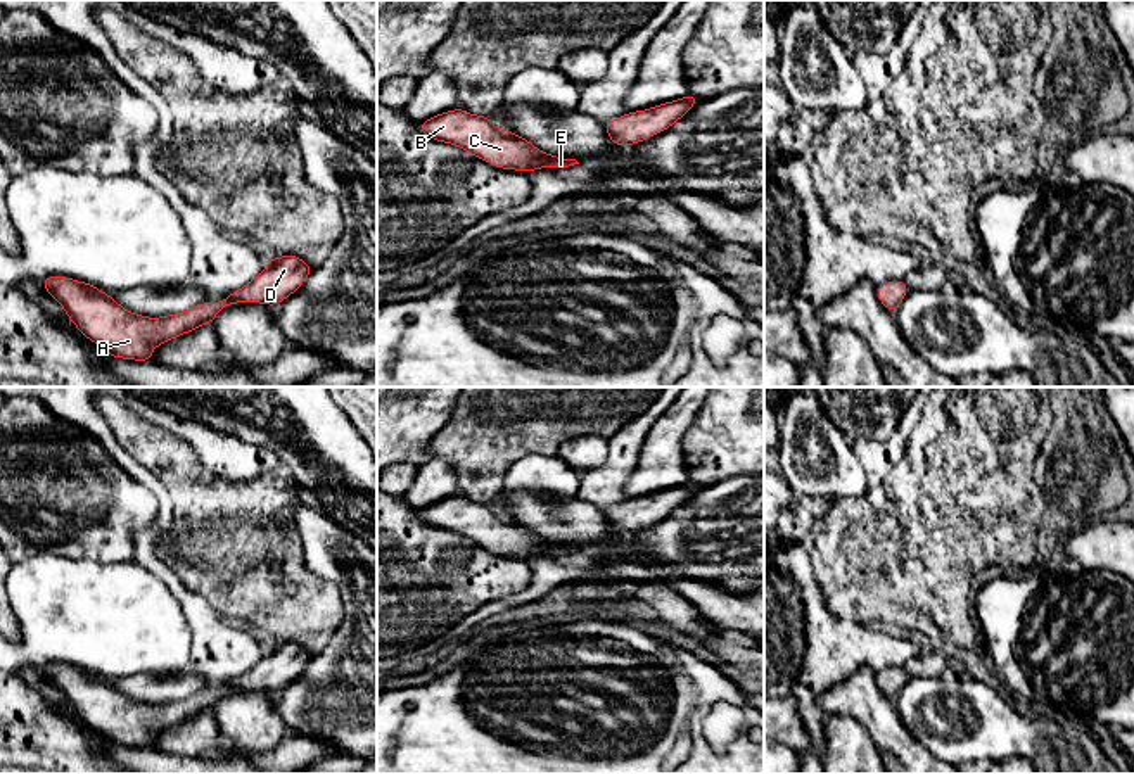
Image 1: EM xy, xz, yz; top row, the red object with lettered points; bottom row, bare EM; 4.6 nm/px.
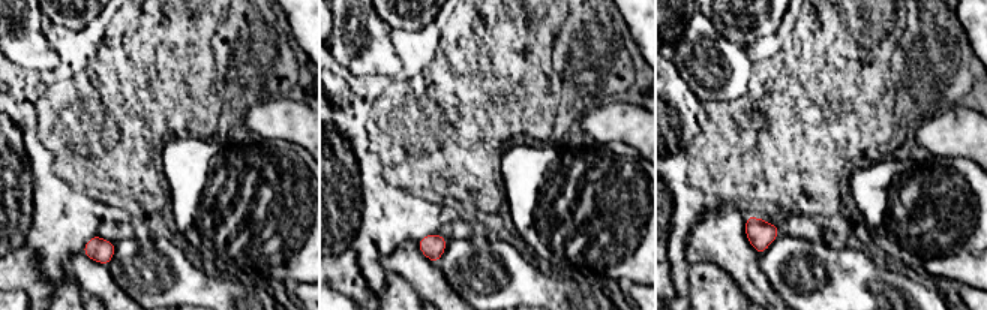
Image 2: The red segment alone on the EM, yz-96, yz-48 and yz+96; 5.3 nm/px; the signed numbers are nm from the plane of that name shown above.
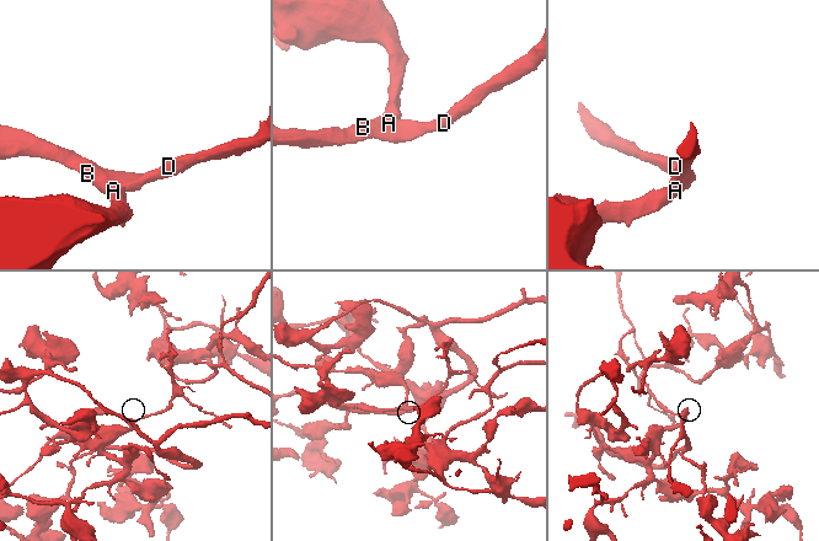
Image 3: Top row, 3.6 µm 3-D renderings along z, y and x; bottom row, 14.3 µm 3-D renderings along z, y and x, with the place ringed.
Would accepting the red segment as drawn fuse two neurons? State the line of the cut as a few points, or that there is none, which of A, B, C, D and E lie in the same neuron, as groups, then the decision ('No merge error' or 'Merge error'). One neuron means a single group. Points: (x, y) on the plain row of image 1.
No split. Groups: A B C D E. No merge error

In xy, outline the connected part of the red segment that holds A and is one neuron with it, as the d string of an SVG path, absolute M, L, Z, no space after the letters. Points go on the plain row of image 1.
M294 641L270 644L258 663L223 688L201 689L185 700L159 705L135 701L86 669L69 663L45 663L40 669L78 719L104 739L121 746L152 748L154 734L213 710L226 693L237 689L278 693L304 670L311 658L313 655Z

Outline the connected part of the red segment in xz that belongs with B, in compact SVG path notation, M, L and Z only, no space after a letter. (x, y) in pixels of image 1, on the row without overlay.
M462 494L418 510L418 517L434 529L453 530L500 556L531 560L579 551L576 546L545 541L513 518L493 513L489 503L475 503Z

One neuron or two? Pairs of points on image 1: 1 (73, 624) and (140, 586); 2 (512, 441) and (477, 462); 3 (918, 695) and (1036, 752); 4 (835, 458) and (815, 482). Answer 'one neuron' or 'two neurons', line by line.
1: one neuron
2: one neuron
3: one neuron
4: one neuron

